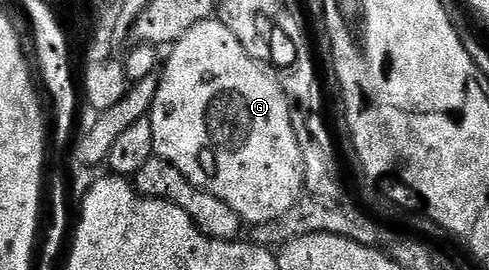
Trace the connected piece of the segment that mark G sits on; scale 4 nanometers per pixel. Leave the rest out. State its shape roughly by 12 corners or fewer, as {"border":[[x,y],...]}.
{"border":[[214,17],[169,48],[154,155],[243,224],[303,198],[275,78]]}

